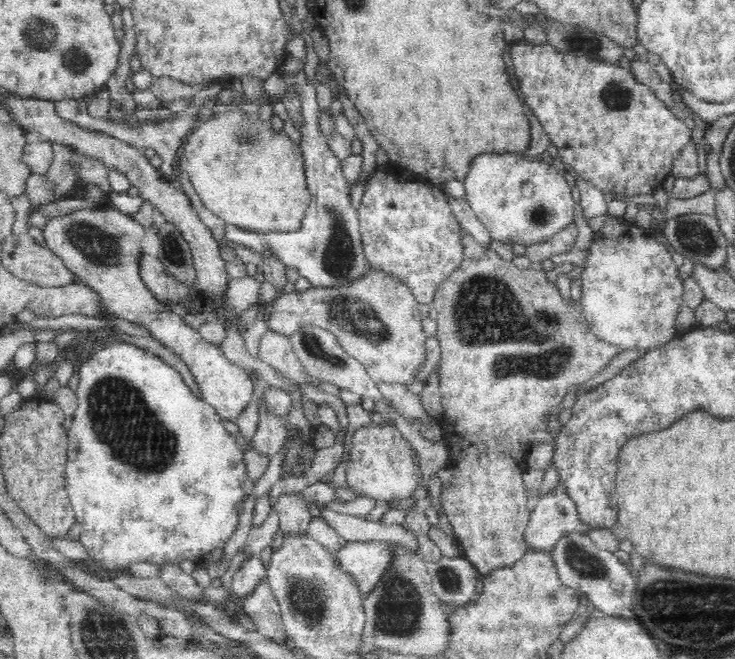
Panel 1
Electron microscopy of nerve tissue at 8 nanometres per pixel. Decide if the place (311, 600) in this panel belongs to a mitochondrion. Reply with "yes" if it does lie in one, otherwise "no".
yes

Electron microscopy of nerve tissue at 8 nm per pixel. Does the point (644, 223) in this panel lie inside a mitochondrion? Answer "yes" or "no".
no

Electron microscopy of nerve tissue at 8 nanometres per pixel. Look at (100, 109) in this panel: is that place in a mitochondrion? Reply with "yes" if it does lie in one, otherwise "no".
no

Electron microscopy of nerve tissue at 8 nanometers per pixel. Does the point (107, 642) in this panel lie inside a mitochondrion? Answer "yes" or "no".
yes

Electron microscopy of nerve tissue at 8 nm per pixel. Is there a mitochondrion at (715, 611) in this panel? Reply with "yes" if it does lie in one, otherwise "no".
yes

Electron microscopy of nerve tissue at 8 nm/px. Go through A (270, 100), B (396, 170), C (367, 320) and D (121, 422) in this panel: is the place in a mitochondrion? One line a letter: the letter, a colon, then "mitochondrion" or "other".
A: other
B: other
C: mitochondrion
D: mitochondrion

